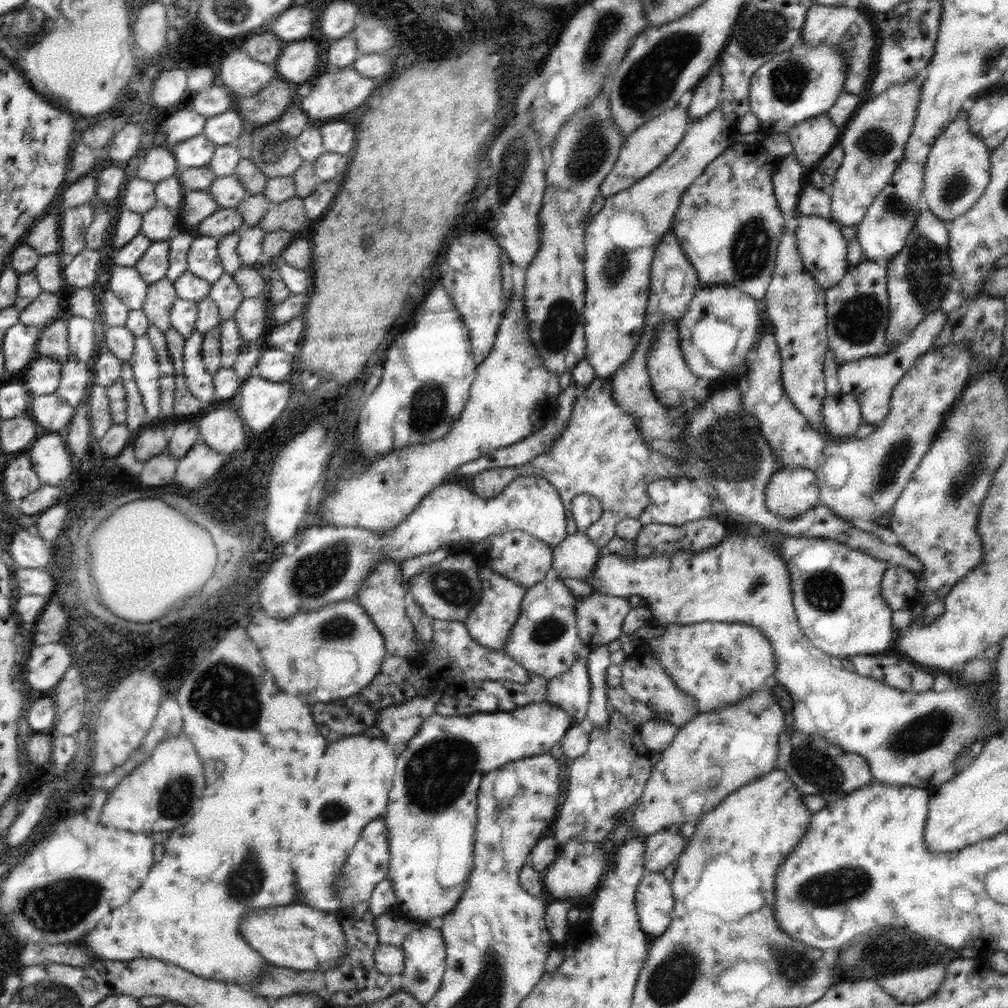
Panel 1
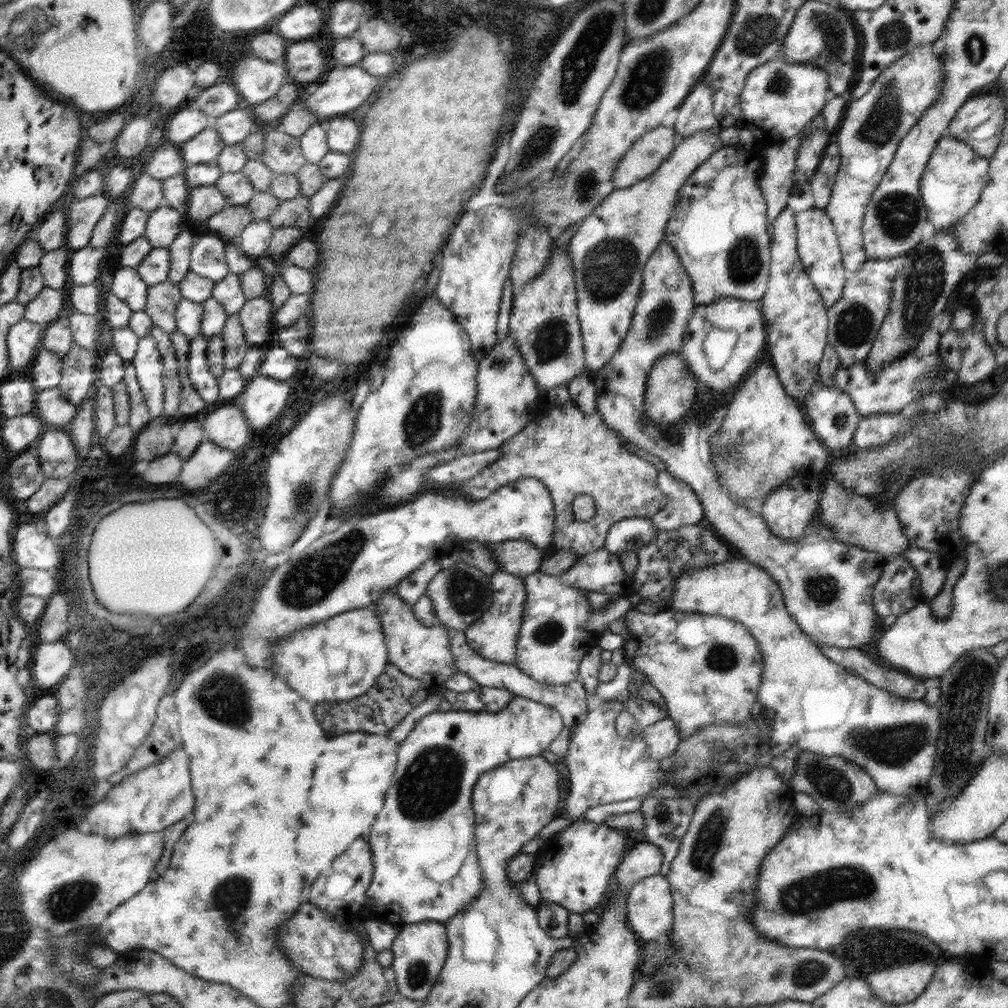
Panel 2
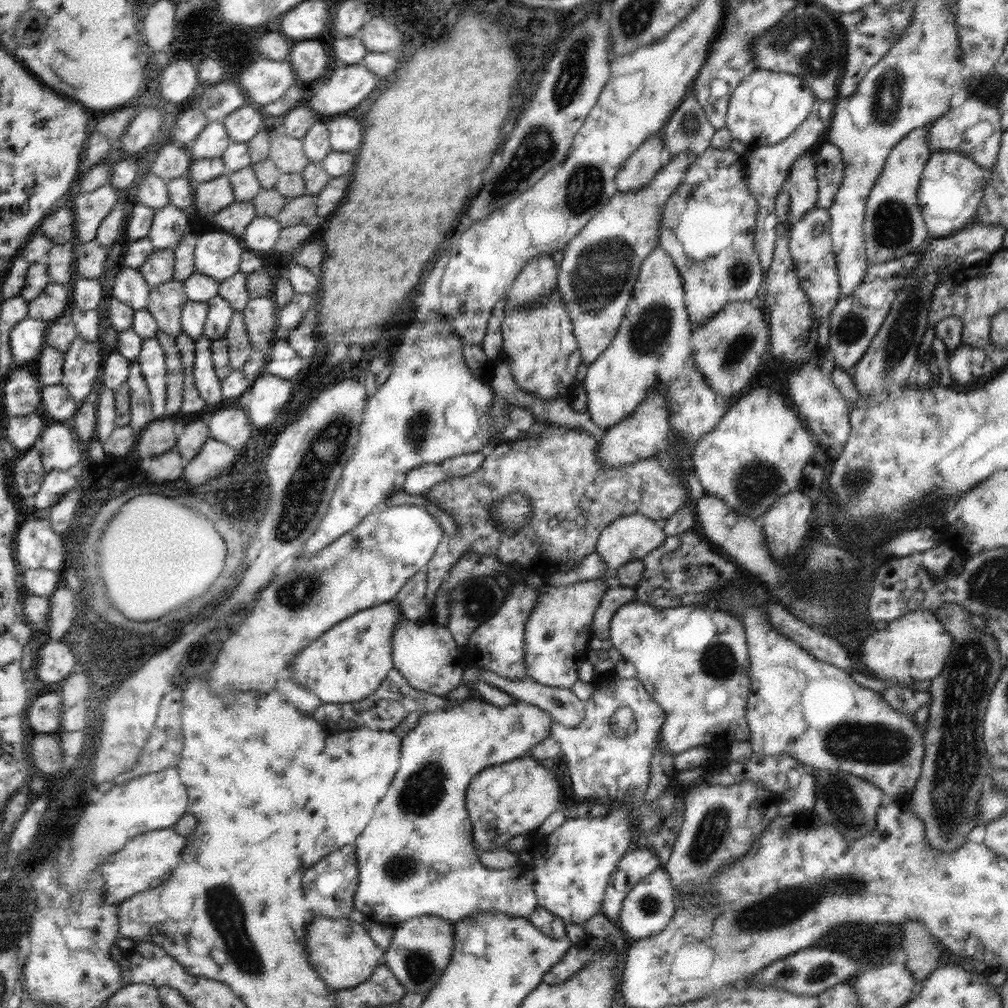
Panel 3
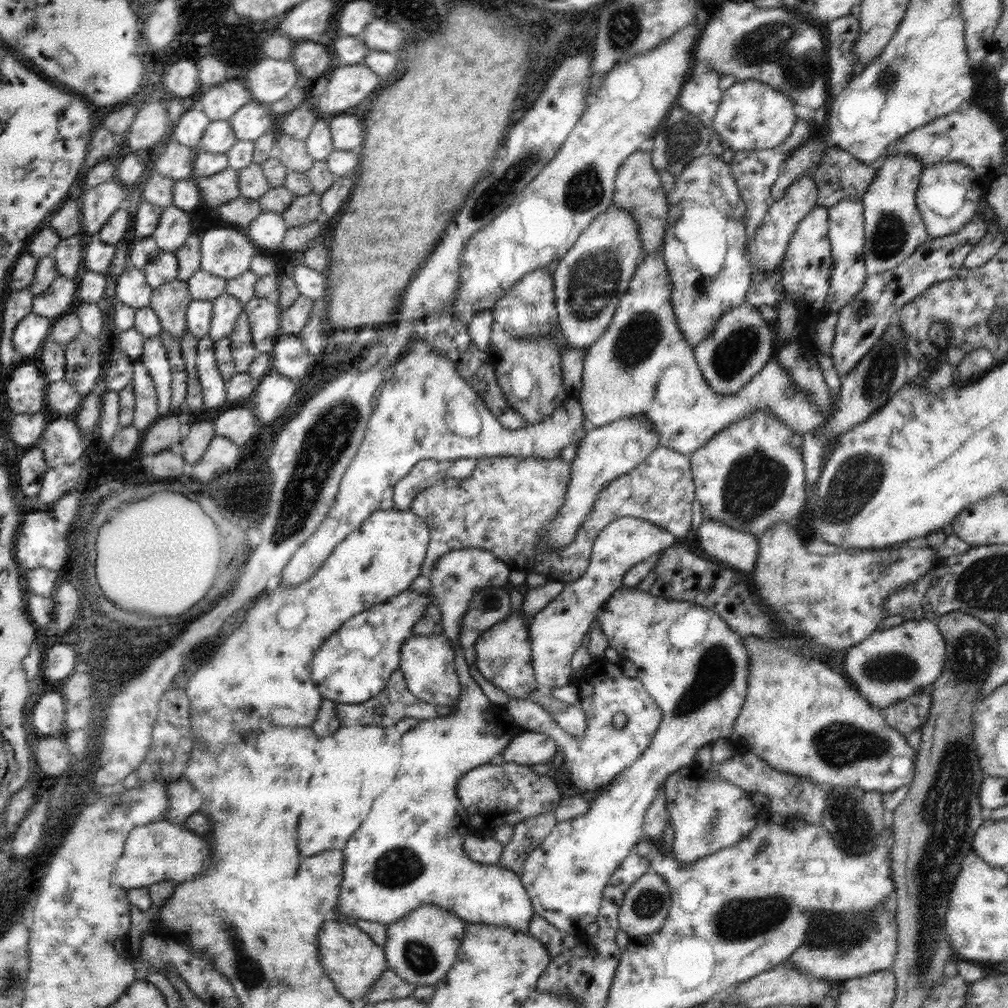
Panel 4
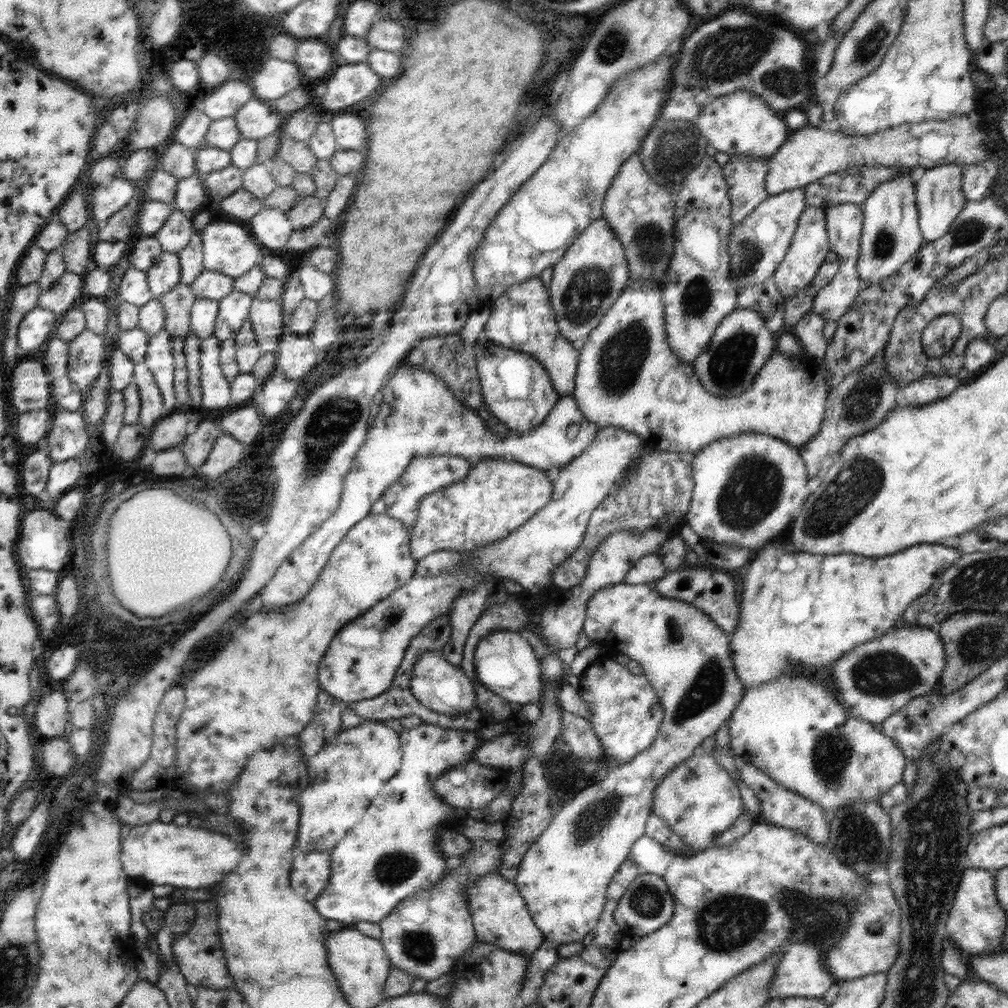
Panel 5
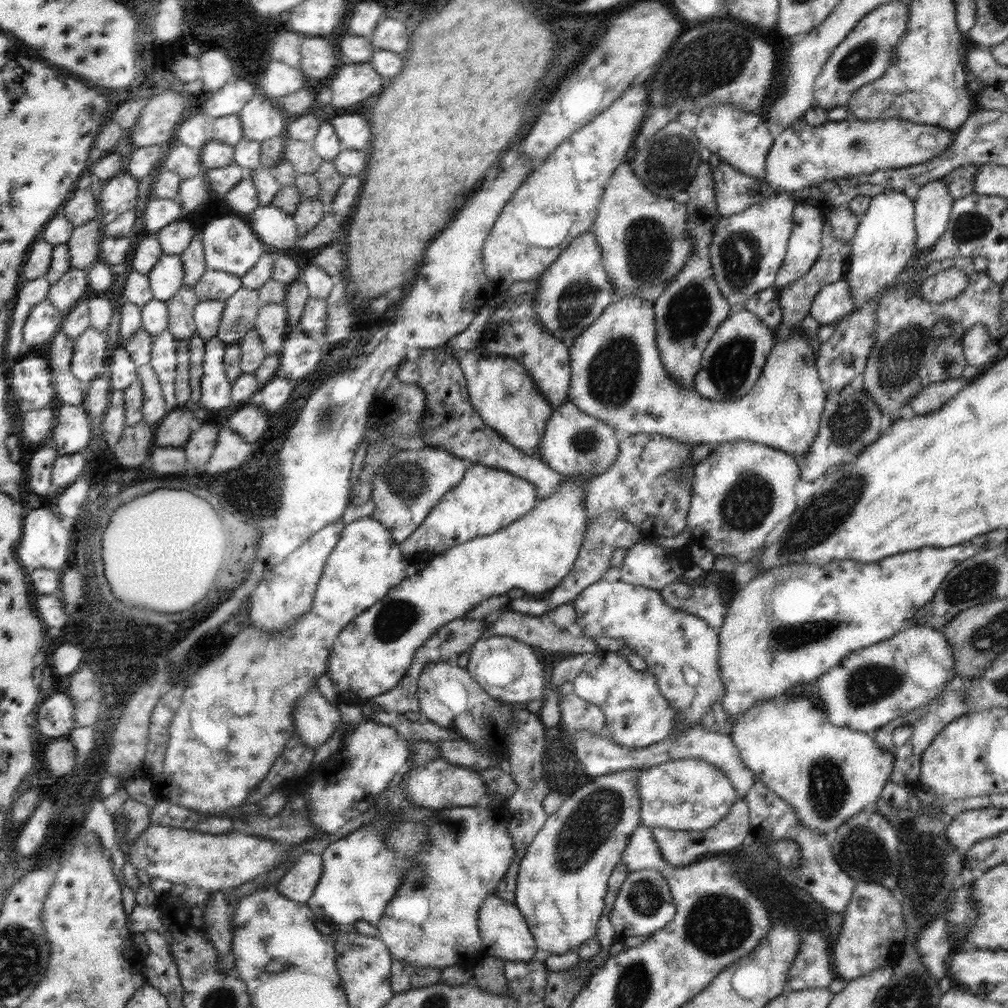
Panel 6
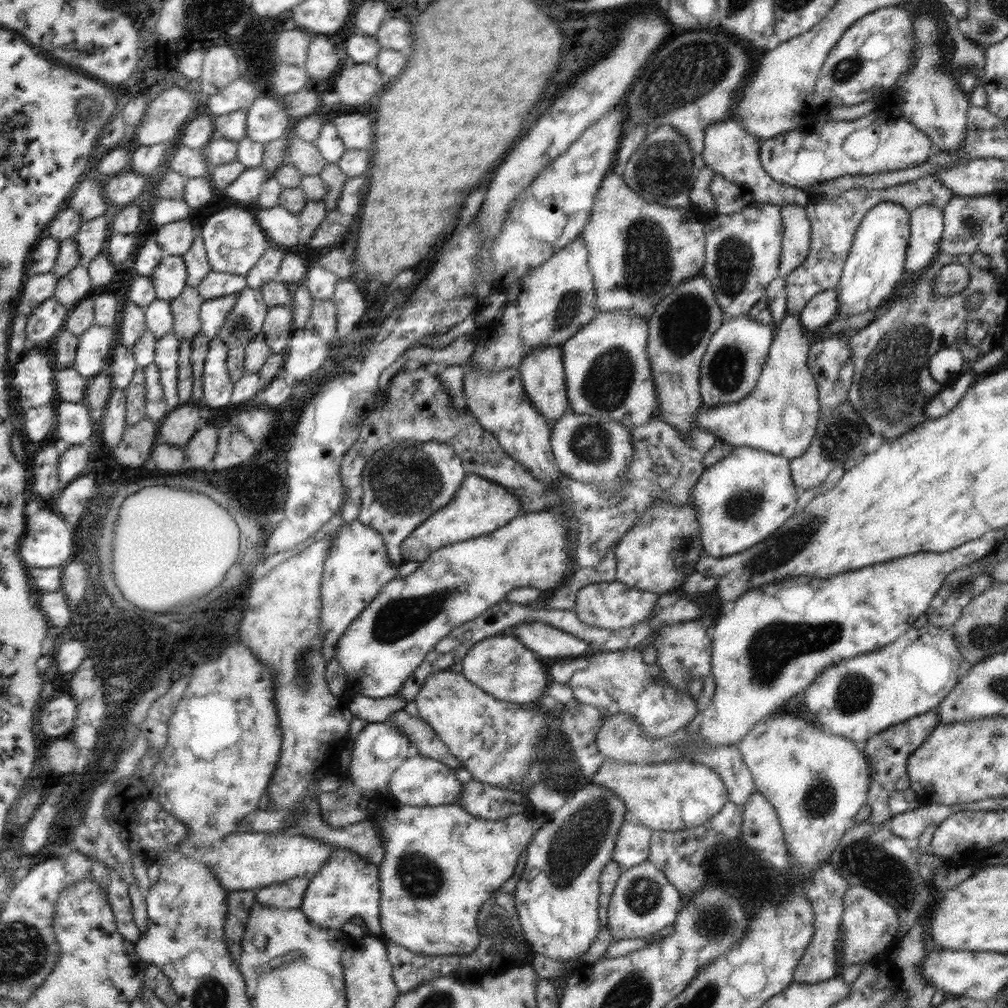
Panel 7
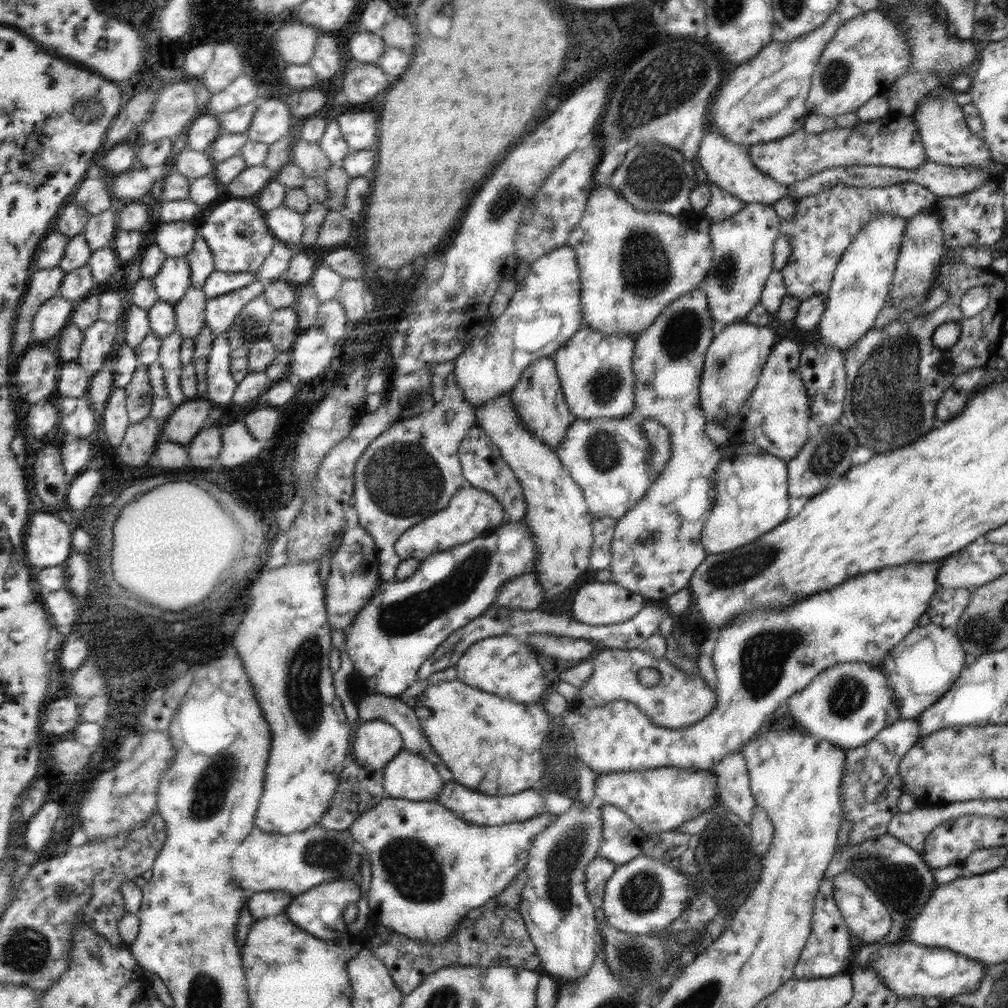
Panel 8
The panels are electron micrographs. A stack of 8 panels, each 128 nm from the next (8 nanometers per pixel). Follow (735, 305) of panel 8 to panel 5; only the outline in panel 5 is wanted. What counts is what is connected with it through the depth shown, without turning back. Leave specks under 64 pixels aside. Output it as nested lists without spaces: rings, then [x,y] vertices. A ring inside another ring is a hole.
[[[794,189],[766,197],[746,219],[730,230],[730,267],[738,290],[773,277],[788,252],[798,220],[807,208],[803,189]]]

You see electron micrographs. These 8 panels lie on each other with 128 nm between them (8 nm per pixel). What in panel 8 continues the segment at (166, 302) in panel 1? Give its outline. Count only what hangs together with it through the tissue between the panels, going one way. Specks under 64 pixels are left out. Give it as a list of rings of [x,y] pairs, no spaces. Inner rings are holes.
[[[190,285],[184,296],[173,304],[177,331],[183,339],[195,339],[206,324],[207,299],[202,289]]]

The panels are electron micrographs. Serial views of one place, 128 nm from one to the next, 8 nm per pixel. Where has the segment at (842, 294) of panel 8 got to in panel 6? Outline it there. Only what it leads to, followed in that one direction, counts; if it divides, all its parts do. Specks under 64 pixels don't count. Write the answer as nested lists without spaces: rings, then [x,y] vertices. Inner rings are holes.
[[[886,189],[870,199],[850,244],[849,267],[845,275],[856,303],[884,291],[914,260],[917,255],[914,219],[914,197],[909,197],[905,191]]]

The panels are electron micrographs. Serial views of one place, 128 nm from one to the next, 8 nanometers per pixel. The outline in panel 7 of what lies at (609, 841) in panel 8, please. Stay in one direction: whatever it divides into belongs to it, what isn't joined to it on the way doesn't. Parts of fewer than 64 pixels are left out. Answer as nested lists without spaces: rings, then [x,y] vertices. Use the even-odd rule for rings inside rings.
[[[624,820],[619,837],[616,838],[612,860],[625,869],[648,860],[652,832],[647,826]]]

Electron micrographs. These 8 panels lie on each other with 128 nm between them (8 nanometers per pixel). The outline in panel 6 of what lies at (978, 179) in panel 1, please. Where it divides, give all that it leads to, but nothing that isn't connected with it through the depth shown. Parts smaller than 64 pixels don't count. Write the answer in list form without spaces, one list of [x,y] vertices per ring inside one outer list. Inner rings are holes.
[[[932,179],[916,189],[915,227],[916,256],[921,256],[944,234],[952,215],[955,198],[944,179]]]

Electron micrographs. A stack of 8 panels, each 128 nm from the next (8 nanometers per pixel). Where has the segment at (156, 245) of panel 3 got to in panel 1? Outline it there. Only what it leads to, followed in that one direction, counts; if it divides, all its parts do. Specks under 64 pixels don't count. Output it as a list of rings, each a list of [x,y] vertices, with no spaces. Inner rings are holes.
[[[162,205],[152,207],[142,215],[142,226],[139,235],[143,235],[151,242],[167,240],[172,230],[178,224],[178,214]]]

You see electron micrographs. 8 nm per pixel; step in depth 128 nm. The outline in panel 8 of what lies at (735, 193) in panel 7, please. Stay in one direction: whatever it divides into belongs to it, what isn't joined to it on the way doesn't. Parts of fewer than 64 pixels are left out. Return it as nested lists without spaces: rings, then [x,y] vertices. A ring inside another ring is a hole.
[[[711,183],[710,188],[710,202],[704,208],[704,212],[699,212],[703,219],[710,222],[717,222],[718,220],[725,220],[730,216],[734,216],[741,208],[746,206],[746,203],[740,198],[730,194],[726,190],[722,190],[718,185]]]

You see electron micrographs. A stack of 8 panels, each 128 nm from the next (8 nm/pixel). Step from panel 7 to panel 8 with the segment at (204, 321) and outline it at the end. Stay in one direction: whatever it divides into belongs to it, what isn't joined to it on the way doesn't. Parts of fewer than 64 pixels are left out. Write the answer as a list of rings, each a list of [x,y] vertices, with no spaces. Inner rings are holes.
[[[255,279],[238,290],[231,290],[216,298],[207,299],[206,325],[210,326],[212,334],[220,335],[233,326],[236,317],[252,299],[262,295],[265,284]]]

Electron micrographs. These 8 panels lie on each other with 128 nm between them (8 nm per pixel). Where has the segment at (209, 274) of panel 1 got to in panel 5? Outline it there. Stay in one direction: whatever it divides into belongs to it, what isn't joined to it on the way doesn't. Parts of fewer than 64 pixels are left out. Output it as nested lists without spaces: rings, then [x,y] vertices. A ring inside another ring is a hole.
[[[210,222],[199,233],[203,241],[203,265],[206,270],[226,274],[235,279],[259,264],[264,257],[261,244],[254,240],[247,225],[241,222]]]

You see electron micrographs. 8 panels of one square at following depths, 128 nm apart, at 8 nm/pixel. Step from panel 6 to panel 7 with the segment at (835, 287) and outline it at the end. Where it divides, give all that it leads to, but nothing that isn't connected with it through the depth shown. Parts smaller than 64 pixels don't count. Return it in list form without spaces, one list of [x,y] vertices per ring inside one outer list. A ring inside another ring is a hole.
[[[835,289],[820,291],[808,300],[800,312],[800,323],[804,329],[817,330],[826,326],[832,316],[838,312],[838,293]]]

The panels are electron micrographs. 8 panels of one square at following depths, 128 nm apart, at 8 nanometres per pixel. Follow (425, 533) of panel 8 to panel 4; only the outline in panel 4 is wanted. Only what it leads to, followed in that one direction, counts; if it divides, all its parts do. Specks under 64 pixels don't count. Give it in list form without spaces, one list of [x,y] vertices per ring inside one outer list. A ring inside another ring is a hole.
[[[659,444],[642,464],[638,464],[630,472],[610,481],[596,495],[596,501],[594,501],[592,509],[588,511],[586,519],[582,521],[582,525],[578,527],[572,543],[568,543],[562,550],[559,550],[558,547],[542,547],[540,538],[542,538],[544,530],[550,529],[556,514],[560,514],[560,508],[564,506],[564,496],[566,496],[568,482],[572,476],[570,473],[572,472],[571,454],[573,451],[569,454],[563,452],[550,459],[498,455],[477,459],[476,466],[468,478],[458,480],[446,477],[416,495],[410,505],[410,511],[424,521],[428,521],[428,525],[430,525],[428,551],[422,567],[418,570],[421,576],[430,577],[436,562],[448,552],[478,548],[494,554],[496,558],[500,558],[503,563],[508,564],[513,571],[523,571],[526,574],[531,571],[566,584],[576,581],[587,572],[596,537],[608,523],[616,518],[629,516],[648,520],[666,529],[678,540],[690,532],[695,486],[689,457]]]

